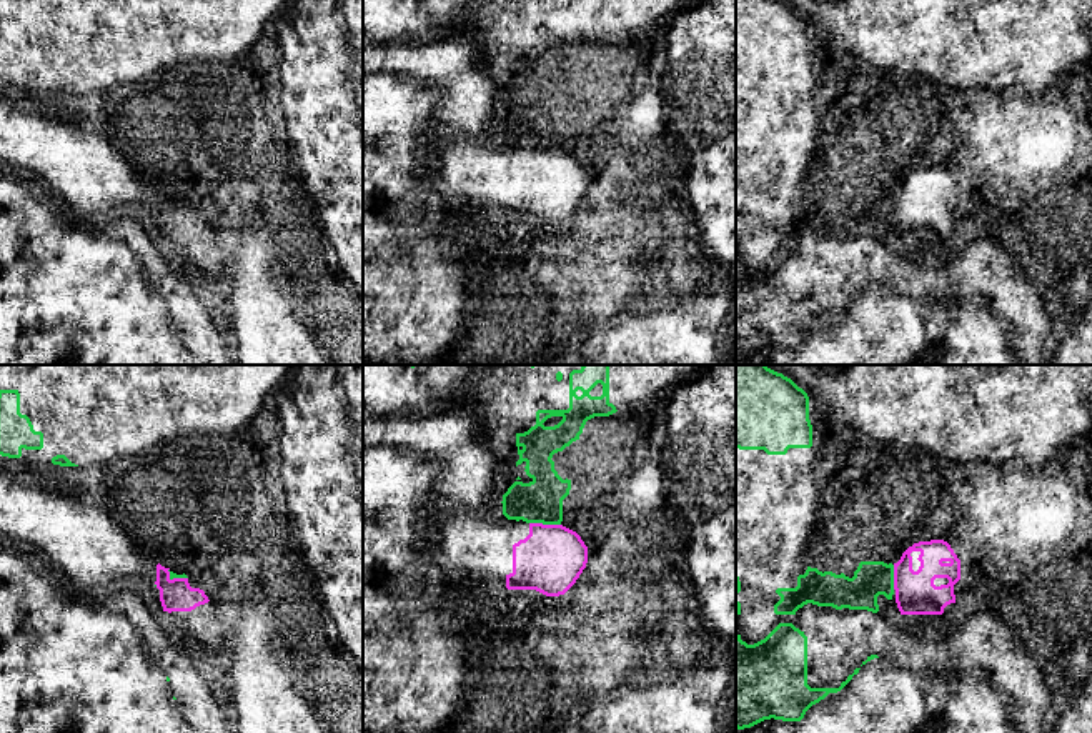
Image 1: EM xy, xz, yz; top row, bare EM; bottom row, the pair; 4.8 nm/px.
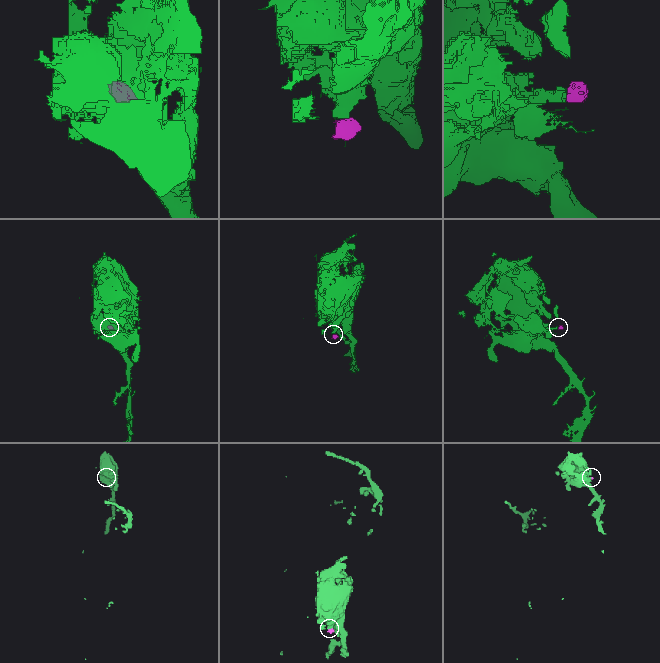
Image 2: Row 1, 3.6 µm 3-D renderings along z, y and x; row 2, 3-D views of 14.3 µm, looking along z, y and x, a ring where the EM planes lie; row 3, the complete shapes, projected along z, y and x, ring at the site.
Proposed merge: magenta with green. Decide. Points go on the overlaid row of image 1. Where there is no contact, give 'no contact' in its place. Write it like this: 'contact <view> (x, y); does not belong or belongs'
contact xz (545, 525); does not belong

